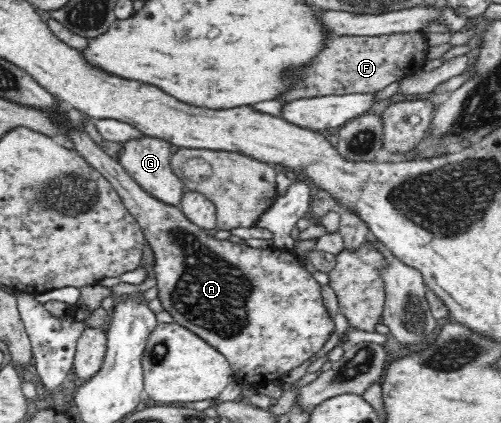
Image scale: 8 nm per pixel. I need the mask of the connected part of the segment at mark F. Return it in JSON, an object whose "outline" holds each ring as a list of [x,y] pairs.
{"outline":[[[420,31],[390,32],[377,36],[328,35],[324,39],[324,47],[308,63],[290,67],[282,73],[282,81],[290,81],[290,87],[282,91],[278,100],[286,104],[310,97],[380,91],[390,83],[400,82],[415,70],[420,71],[428,48],[428,40]]]}

